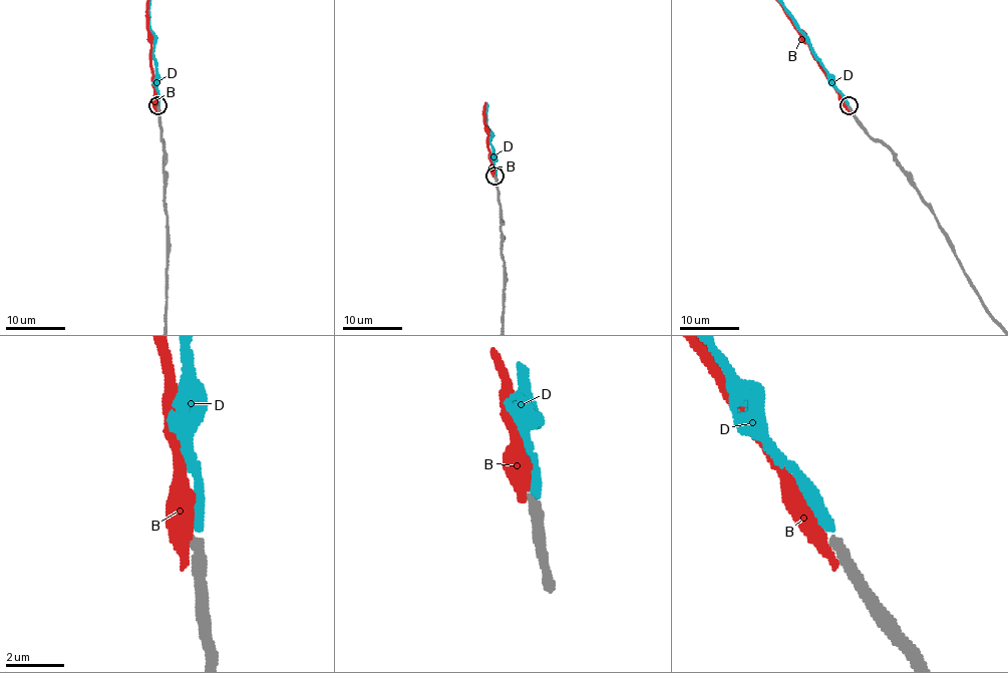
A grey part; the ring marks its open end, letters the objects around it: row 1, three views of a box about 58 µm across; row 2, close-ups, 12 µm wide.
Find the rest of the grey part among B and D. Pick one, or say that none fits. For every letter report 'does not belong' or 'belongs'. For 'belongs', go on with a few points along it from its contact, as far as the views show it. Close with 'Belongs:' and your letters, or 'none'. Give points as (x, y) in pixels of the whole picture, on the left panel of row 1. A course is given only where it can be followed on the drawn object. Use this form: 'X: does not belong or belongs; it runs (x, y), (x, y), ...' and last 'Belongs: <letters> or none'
B: does not belong
D: belongs
Belongs: D

